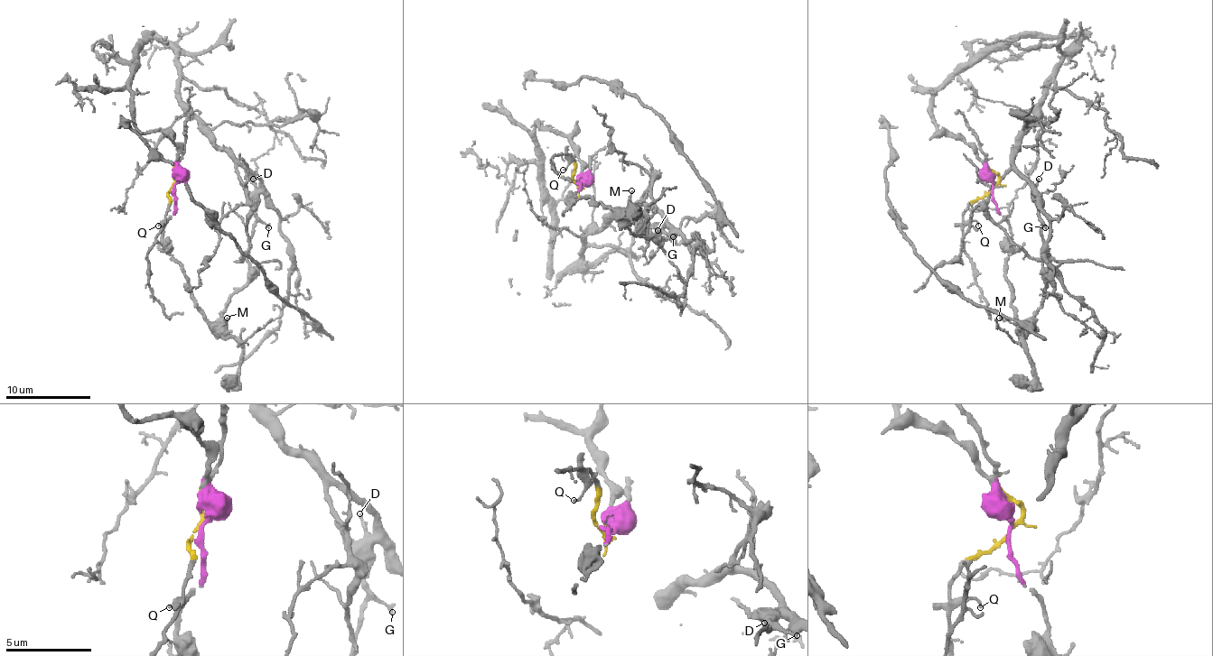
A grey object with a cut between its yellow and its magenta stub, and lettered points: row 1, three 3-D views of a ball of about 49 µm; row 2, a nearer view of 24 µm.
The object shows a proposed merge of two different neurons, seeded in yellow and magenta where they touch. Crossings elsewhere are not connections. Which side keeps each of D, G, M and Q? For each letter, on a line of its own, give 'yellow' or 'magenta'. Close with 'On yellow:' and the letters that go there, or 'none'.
D: magenta
G: magenta
M: magenta
Q: yellow
On yellow: Q

